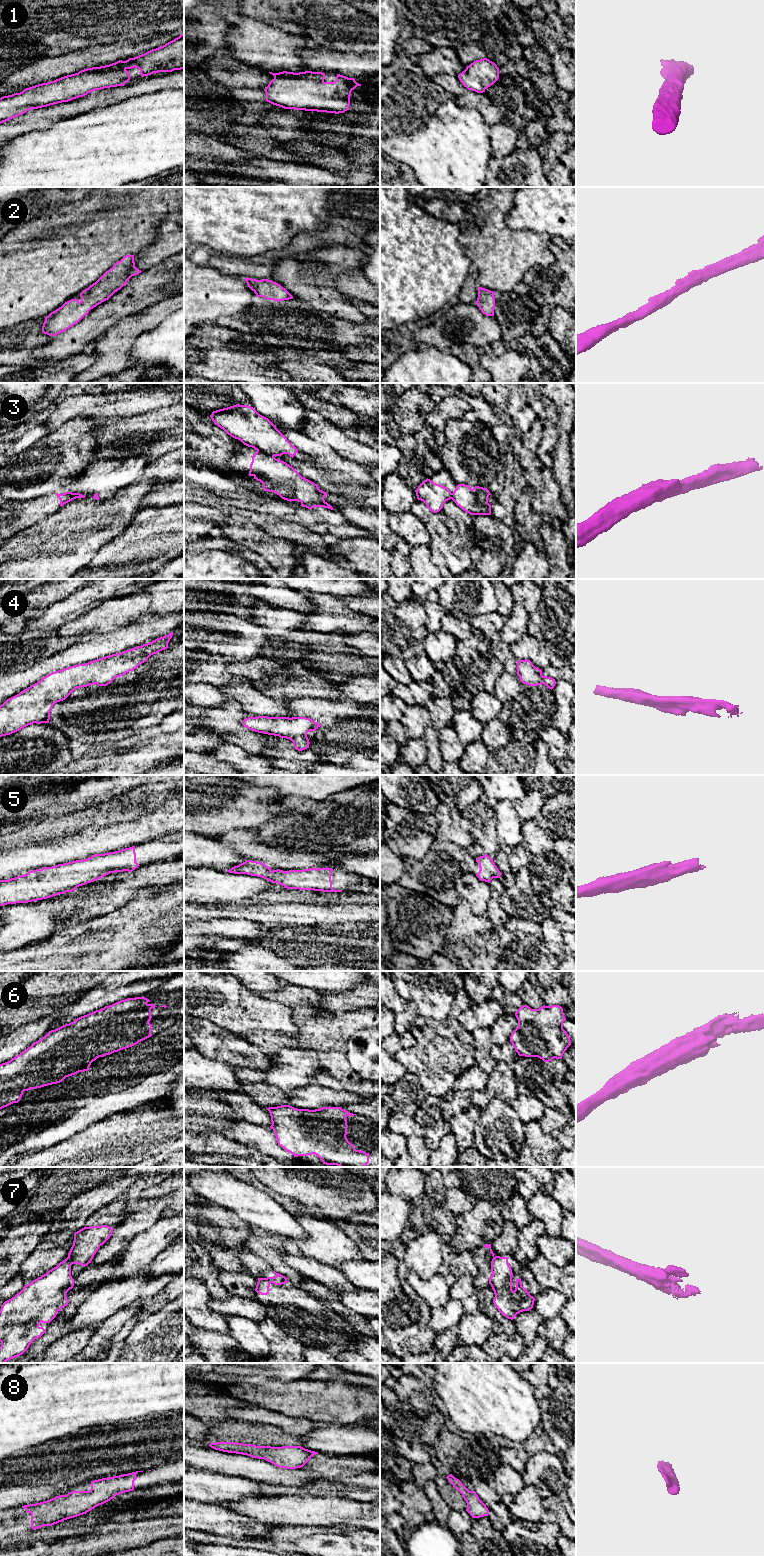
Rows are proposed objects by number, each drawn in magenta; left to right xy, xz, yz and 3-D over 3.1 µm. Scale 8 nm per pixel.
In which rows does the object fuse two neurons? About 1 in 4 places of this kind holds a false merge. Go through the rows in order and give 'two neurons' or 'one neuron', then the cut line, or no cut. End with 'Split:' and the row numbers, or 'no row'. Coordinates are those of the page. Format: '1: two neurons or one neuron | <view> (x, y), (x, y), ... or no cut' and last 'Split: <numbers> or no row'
1: one neuron | no cut
2: one neuron | no cut
3: two neurons | xz (257, 450), (273, 456)
4: one neuron | no cut
5: one neuron | no cut
6: one neuron | no cut
7: two neurons | xy (68, 1256), (72, 1263)
8: one neuron | no cut
Split: 3, 7

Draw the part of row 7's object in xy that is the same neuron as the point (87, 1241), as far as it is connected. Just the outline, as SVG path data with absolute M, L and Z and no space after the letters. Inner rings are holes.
M107 1225L84 1227L74 1233L73 1245L68 1253L72 1264L87 1266L94 1255L112 1235L113 1228Z

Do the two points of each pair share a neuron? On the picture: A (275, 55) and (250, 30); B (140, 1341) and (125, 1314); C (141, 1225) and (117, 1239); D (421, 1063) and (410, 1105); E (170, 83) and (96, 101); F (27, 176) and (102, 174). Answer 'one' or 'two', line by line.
A: one
B: two
C: one
D: two
E: one
F: one

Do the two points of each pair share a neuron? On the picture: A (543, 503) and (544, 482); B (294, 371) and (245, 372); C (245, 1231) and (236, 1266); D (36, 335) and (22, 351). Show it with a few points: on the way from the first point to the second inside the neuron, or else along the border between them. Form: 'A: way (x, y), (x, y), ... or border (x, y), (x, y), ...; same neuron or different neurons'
A: way (543, 498), (544, 487); same neuron
B: border (284, 357), (279, 366), (288, 372); different neurons
C: way (236, 1240), (233, 1243), (233, 1257); same neuron
D: way (32, 339), (24, 347); same neuron

